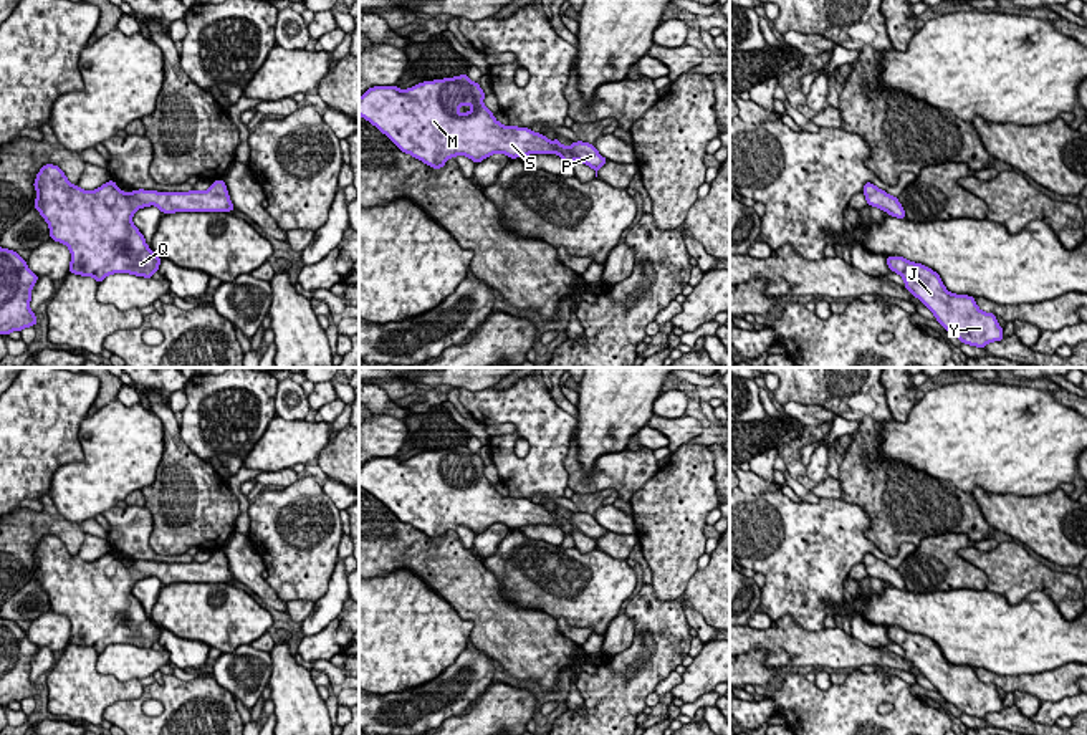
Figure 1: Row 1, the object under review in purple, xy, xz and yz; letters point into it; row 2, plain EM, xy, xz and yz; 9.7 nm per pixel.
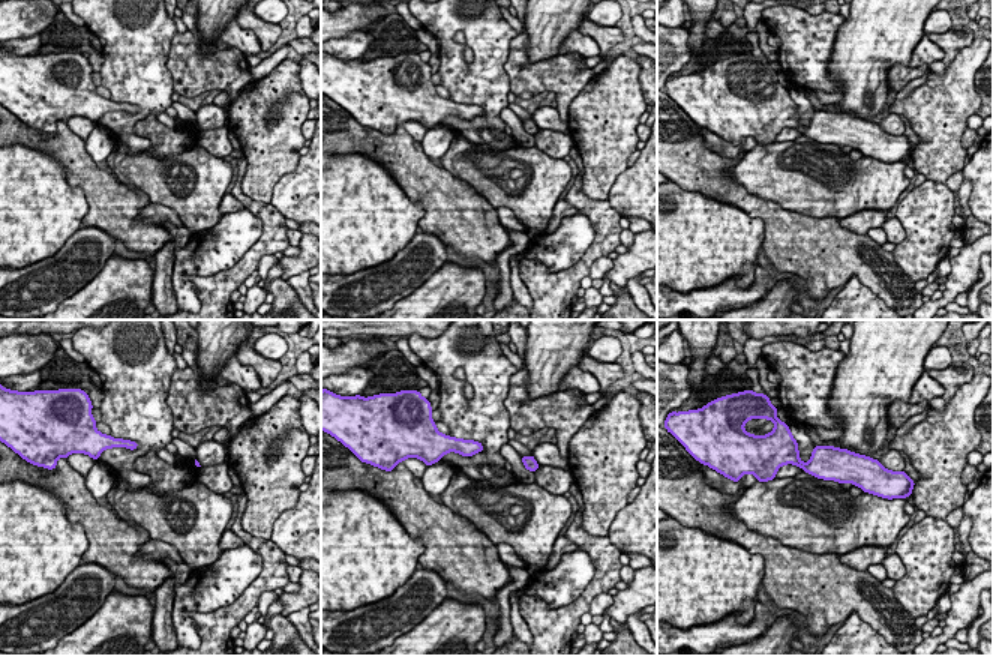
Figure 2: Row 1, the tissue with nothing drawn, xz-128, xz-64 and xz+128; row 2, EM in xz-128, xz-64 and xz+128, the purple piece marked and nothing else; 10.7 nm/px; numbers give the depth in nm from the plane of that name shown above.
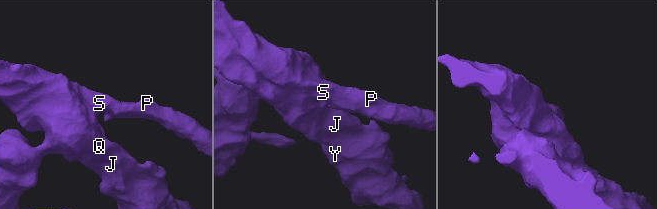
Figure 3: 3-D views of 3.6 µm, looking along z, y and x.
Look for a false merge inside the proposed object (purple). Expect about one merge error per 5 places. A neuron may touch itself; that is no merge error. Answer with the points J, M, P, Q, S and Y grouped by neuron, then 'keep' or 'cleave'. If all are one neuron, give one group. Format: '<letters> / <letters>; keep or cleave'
J M P Q S Y; keep

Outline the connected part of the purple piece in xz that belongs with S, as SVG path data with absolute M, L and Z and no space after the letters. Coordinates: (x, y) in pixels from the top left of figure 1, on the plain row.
M467 445L424 452L409 460L399 460L395 455L374 457L359 468L359 487L384 503L402 523L433 540L443 538L450 528L457 526L467 526L478 535L496 523L511 530L528 525L558 525L564 535L571 536L574 530L579 530L592 538L597 548L599 538L607 533L594 515L577 512L566 518L558 508L551 513L546 507L528 498L503 497L483 475L485 467L480 455Z

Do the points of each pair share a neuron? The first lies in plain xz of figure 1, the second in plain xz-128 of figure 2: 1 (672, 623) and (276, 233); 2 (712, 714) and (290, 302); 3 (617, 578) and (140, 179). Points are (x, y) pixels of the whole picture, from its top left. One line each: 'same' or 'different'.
1: same
2: different
3: same

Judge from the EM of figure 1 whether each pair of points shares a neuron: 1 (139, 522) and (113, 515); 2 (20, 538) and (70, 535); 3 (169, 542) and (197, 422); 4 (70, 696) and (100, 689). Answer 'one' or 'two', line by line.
1: one
2: one
3: two
4: one

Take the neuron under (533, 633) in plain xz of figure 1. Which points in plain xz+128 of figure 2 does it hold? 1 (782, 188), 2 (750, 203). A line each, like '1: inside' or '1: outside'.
1: outside
2: inside

